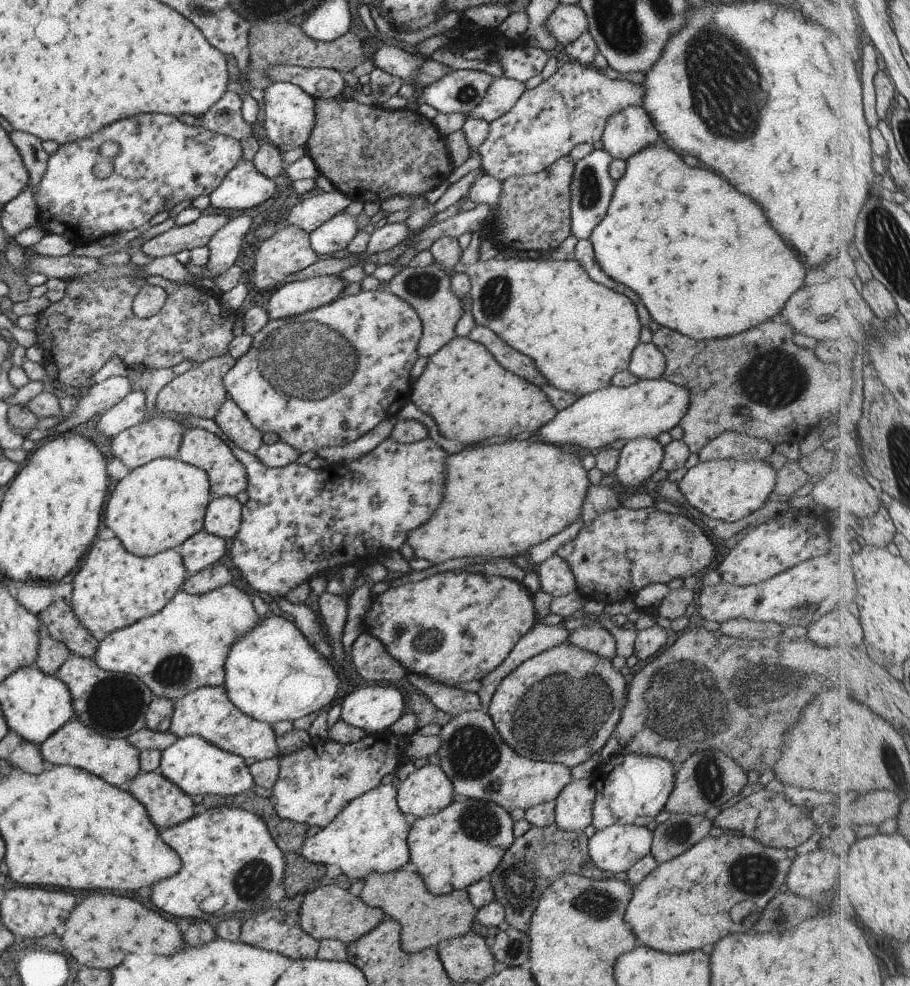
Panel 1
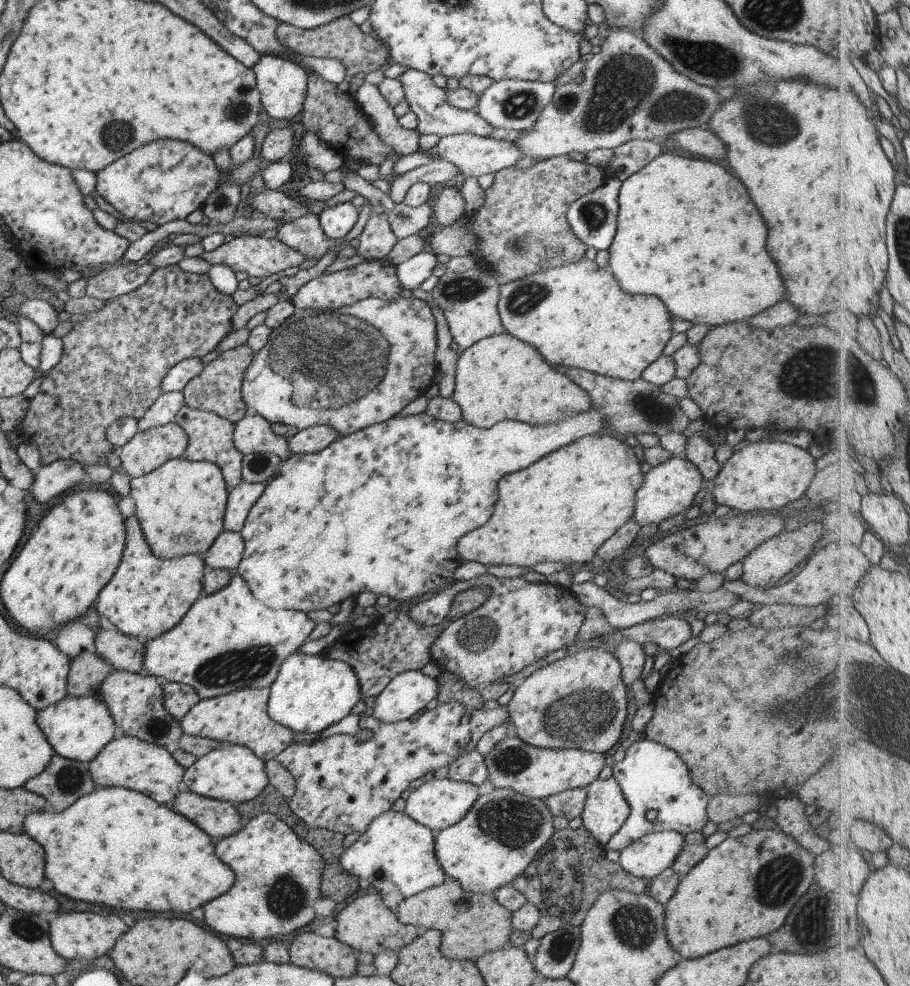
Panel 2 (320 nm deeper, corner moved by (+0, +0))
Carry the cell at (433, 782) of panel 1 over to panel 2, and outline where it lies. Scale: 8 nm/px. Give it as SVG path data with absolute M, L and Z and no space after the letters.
M425 778L425 780L427 781L422 782L415 790L409 790L403 810L406 816L425 826L431 832L441 831L443 828L448 828L461 820L482 791L476 785L465 781L455 781L447 778L443 778L443 780Z

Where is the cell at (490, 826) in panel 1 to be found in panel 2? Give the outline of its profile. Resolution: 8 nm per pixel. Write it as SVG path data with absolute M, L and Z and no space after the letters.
M488 788L481 791L481 795L473 802L469 811L465 812L461 820L448 828L434 832L433 854L443 874L453 878L463 892L492 894L503 884L510 884L525 871L531 860L553 835L552 820L553 816L549 814L543 801L527 798L509 788Z

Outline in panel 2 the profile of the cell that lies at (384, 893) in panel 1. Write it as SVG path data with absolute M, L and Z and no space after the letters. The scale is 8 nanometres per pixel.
M449 876L438 886L403 898L395 912L402 924L412 925L418 930L433 929L441 934L439 952L448 960L475 960L509 944L512 930L510 913L495 902L491 893L463 892L461 886Z

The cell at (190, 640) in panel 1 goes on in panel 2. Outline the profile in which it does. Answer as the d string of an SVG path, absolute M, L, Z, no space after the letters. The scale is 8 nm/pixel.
M232 574L231 582L225 588L205 598L197 598L173 628L153 640L143 641L141 666L152 677L159 676L166 682L190 686L200 699L209 699L244 688L268 688L275 680L285 656L298 650L315 625L304 612L267 608L251 596L249 588L239 576Z

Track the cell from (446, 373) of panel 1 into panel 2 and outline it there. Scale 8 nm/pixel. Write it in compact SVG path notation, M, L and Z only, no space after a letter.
M505 332L483 338L458 354L451 398L461 408L463 420L479 428L507 418L539 426L593 408L591 398L561 372L551 372L533 346Z

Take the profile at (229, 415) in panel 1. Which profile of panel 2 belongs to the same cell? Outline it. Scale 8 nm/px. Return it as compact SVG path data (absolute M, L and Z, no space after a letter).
M246 413L233 424L232 444L242 456L249 454L275 454L285 460L290 455L284 436L273 434L270 423L254 413Z

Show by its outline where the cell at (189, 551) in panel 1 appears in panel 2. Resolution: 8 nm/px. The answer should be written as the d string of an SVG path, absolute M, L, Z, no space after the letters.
M222 531L205 550L205 554L201 554L201 558L209 568L223 568L234 574L241 560L241 552L243 552L243 540L239 533Z

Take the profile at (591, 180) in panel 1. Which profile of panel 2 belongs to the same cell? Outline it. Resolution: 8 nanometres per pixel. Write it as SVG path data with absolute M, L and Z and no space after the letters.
M612 177L605 181L603 180L601 186L584 196L579 196L577 200L569 204L565 214L567 224L571 228L573 235L582 244L585 244L585 247L593 248L596 251L607 251L607 248L609 248L616 230L617 194L620 187L621 181Z

